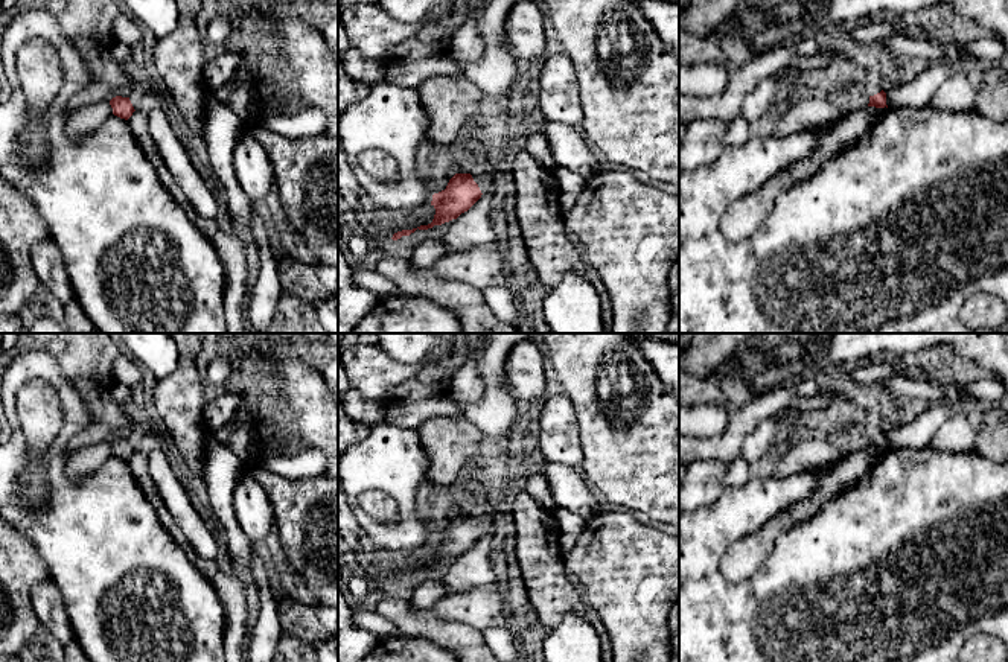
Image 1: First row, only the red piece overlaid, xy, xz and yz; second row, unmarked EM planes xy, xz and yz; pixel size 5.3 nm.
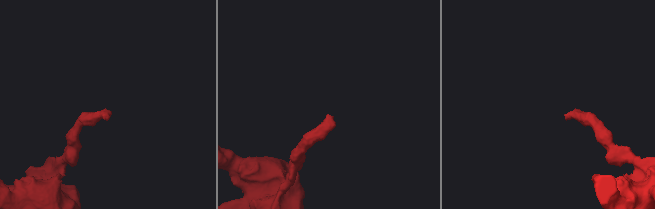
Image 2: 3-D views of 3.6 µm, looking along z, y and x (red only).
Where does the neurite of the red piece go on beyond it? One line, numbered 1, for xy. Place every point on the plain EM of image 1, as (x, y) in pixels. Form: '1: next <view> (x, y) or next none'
1: next none

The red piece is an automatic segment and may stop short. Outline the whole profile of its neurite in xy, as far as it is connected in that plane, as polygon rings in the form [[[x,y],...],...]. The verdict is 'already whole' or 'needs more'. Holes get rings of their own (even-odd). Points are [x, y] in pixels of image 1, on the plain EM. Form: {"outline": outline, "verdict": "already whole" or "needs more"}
{"outline": [[[116,437],[110,441],[110,446],[113,449],[113,455],[125,461],[128,461],[136,452],[129,438]]], "verdict": "already whole"}

